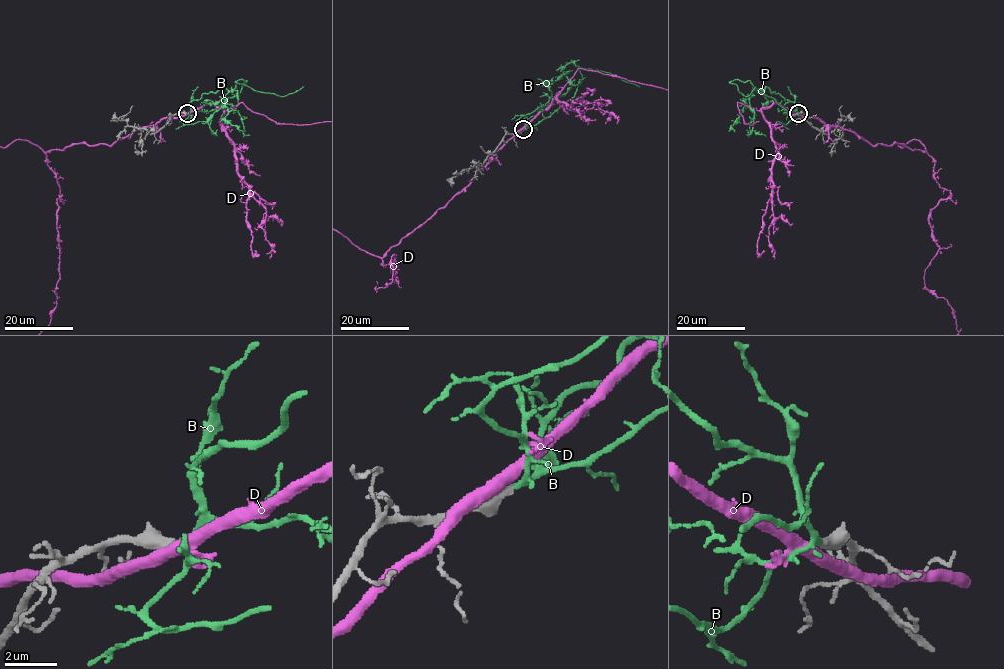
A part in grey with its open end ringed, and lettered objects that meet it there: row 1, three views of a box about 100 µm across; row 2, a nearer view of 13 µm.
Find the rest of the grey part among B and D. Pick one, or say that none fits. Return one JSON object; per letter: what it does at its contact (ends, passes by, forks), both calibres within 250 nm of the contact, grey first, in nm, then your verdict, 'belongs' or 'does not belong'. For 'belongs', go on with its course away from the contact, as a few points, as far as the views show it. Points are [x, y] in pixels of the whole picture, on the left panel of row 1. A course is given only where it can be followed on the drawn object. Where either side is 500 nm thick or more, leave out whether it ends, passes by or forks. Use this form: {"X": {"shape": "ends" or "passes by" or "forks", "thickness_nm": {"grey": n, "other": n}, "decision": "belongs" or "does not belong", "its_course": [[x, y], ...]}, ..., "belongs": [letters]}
{"B": {"shape": "passes by", "thickness_nm": {"grey": 400, "other": 200}, "decision": "belongs", "its_course": [[188, 113], [214, 110], [227, 98], [235, 97], [246, 81], [238, 80], [280, 96], [304, 87]]}, "D": {"shape": "passes by", "thickness_nm": {"grey": 440, "other": 440}, "decision": "does not belong"}, "belongs": ["B"]}

